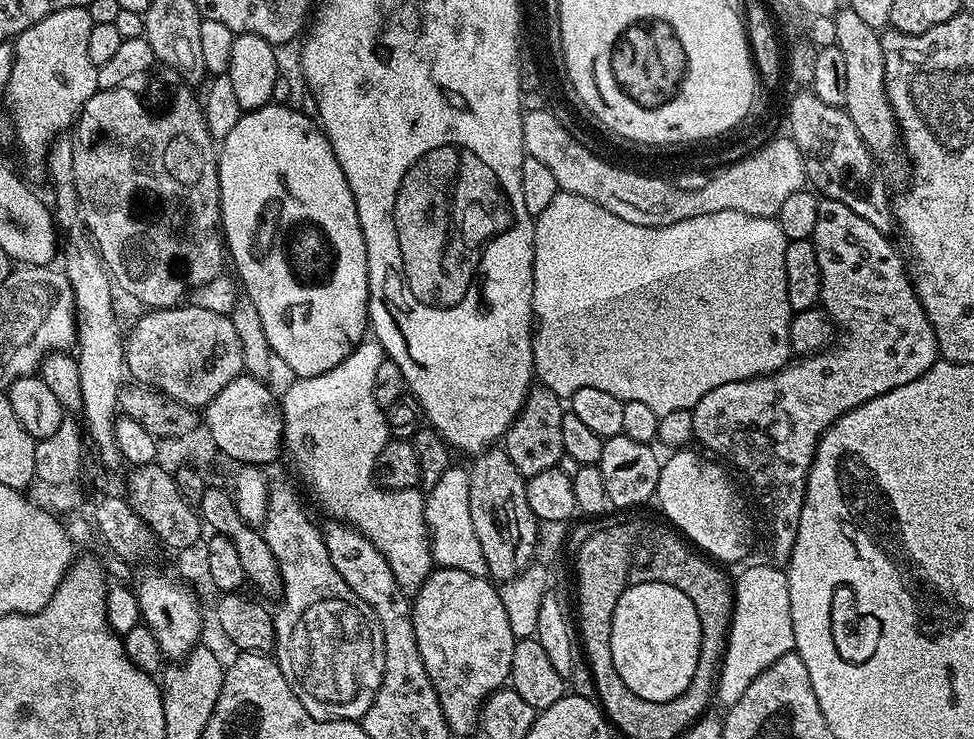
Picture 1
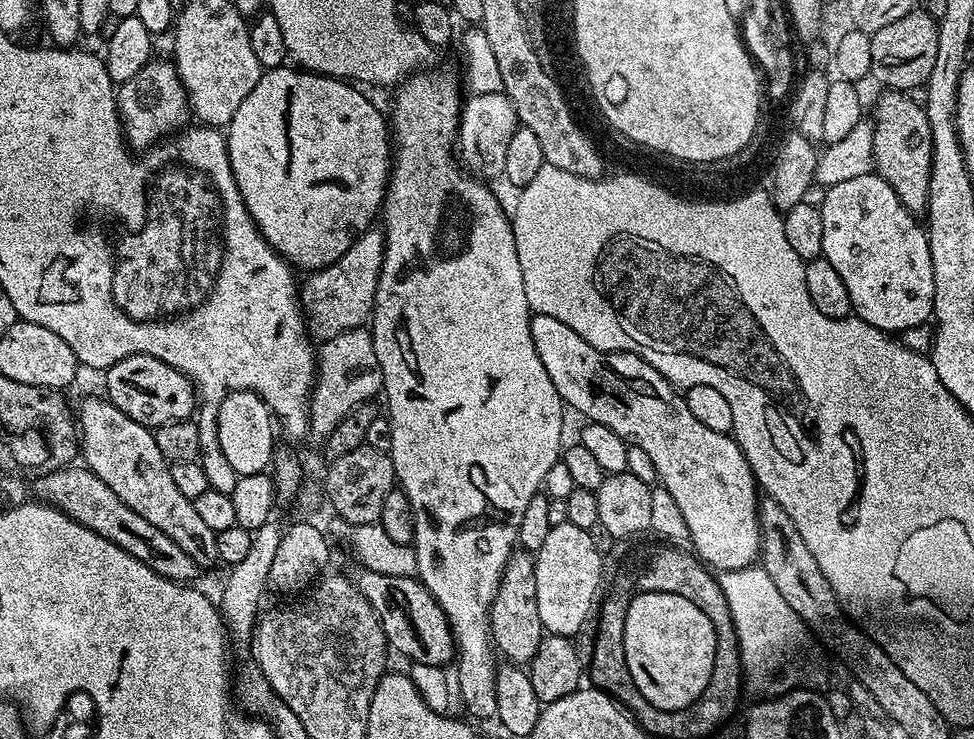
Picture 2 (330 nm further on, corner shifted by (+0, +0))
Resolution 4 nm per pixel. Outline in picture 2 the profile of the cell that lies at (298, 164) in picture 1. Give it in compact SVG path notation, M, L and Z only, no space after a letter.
M285 66L265 71L261 75L258 86L246 94L242 106L238 106L238 114L226 125L226 139L228 142L228 157L230 166L234 170L234 182L238 182L238 190L242 194L242 202L246 202L246 210L250 218L256 223L256 229L262 238L279 256L283 256L293 269L308 268L319 270L338 262L356 237L373 227L375 218L384 206L384 192L388 188L388 173L392 171L392 157L394 144L390 139L390 124L384 116L359 92L361 89L355 83L341 80L335 76L323 76L321 72L309 72L296 66Z

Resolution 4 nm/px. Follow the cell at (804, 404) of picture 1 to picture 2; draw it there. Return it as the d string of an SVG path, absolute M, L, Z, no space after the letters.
M875 171L833 184L825 192L828 193L824 201L818 204L822 214L822 256L846 282L854 315L889 334L902 334L908 328L928 324L933 319L934 270L925 225L902 204L894 187Z

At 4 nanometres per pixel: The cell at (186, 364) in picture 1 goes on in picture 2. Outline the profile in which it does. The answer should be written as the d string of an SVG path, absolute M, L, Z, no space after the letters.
M134 354L130 358L122 358L122 362L106 369L105 376L108 376L104 380L108 387L107 399L118 406L122 414L153 430L166 422L187 420L197 411L198 393L188 376L150 354Z

